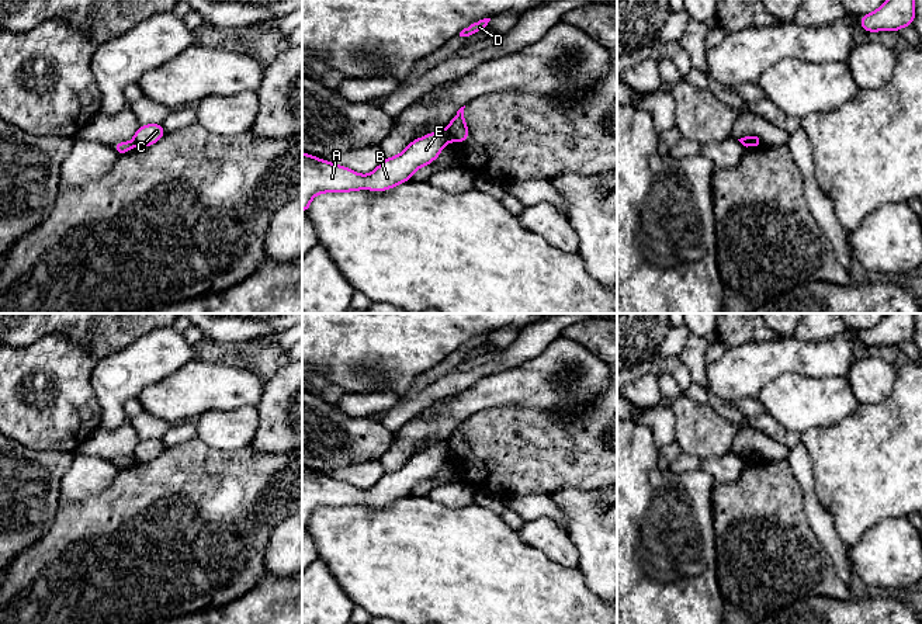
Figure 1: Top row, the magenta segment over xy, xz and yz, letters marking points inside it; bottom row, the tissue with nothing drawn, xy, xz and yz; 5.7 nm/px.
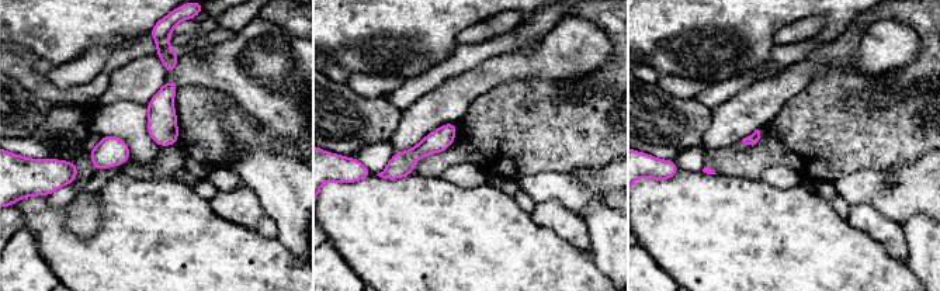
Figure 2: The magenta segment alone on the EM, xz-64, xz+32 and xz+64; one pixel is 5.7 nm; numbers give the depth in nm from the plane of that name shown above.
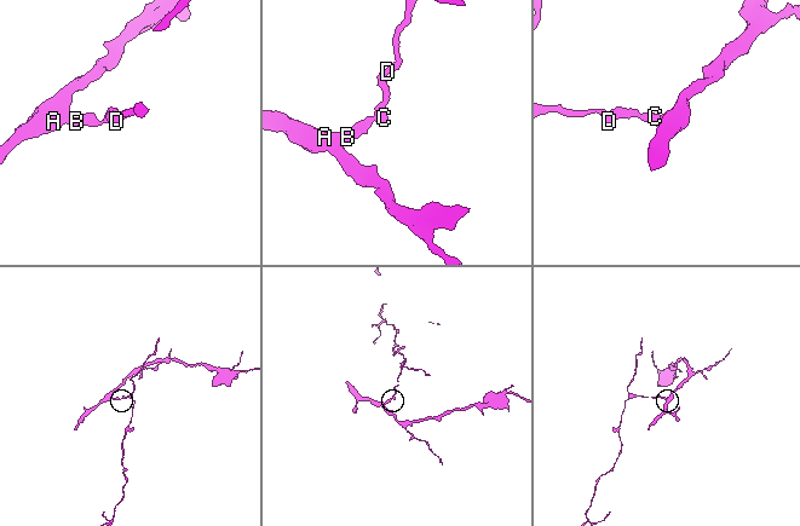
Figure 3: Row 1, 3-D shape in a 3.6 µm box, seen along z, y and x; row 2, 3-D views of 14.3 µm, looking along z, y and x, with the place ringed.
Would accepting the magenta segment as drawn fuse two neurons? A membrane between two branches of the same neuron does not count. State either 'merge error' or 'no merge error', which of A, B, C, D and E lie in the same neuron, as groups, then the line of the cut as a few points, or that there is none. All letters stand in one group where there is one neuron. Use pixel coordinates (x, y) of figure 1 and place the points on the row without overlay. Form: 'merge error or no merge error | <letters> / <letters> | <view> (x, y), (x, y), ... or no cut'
merge error | A B E / C D | xz (446, 444), (450, 454)

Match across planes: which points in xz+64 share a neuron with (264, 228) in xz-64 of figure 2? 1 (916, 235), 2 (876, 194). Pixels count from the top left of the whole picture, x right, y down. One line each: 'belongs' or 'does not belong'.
1: does not belong
2: does not belong

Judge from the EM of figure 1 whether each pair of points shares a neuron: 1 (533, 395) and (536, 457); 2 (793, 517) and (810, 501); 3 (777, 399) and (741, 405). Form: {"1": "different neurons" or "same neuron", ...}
{"1": "different neurons", "2": "different neurons", "3": "different neurons"}

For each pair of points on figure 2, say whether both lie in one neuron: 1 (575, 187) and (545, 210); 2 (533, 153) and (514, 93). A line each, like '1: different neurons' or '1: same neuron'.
1: different neurons
2: same neuron

